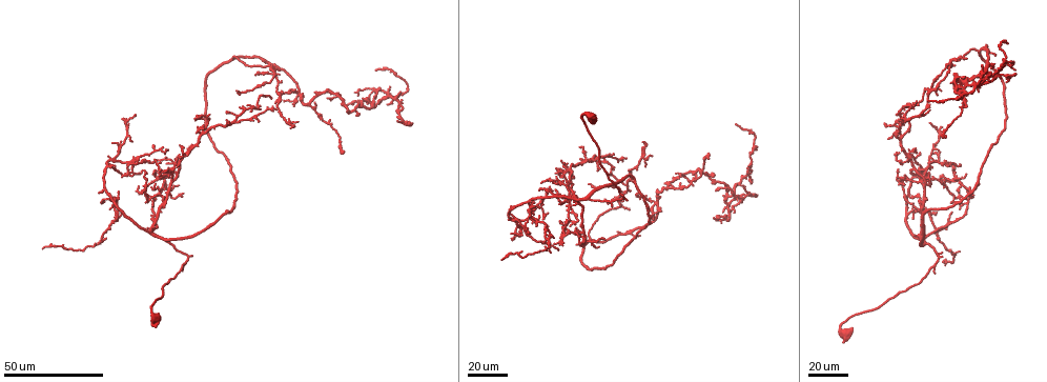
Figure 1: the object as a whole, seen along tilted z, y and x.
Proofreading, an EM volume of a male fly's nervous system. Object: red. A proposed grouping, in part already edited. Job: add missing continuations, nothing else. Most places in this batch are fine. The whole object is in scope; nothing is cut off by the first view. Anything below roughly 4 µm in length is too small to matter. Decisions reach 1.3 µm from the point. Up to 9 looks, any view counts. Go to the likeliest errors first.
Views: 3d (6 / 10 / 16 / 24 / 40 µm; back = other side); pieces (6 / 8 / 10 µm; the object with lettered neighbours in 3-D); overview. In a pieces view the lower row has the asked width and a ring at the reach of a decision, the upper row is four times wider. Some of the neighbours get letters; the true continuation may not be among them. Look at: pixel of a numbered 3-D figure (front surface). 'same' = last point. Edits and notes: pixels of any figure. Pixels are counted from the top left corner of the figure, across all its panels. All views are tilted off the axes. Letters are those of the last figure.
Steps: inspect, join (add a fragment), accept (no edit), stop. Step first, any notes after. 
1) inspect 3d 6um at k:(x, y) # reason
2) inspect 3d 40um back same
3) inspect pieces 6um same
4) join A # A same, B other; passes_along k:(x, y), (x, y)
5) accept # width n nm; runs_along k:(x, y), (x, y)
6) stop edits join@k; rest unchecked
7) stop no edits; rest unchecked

inspect 3d 24um at 1:(396, 121) # tapers out

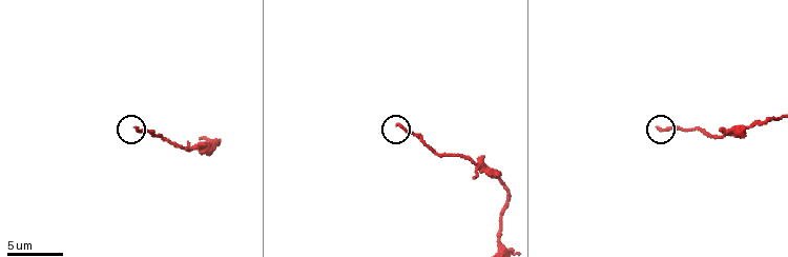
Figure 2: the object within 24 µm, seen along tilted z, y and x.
inspect pieces 6um at 2:(137, 128) # what lies round it

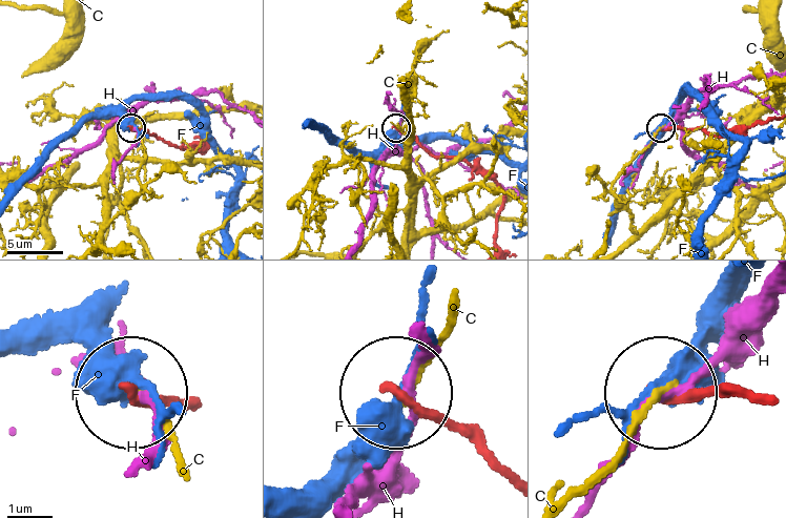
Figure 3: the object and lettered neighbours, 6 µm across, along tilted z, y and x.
accept # C other, F other, H other; runs_along 3:(494, 243), (502, 199), (492, 178), (427, 151), (395, 129); no lettered fragment goes on from it

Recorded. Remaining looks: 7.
inspect 3d 40um at 1:(374, 71) # tapers out

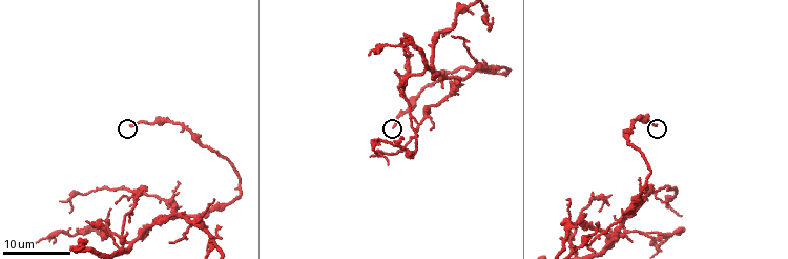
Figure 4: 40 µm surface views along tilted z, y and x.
inspect 3d 10um at 4:(132, 126)

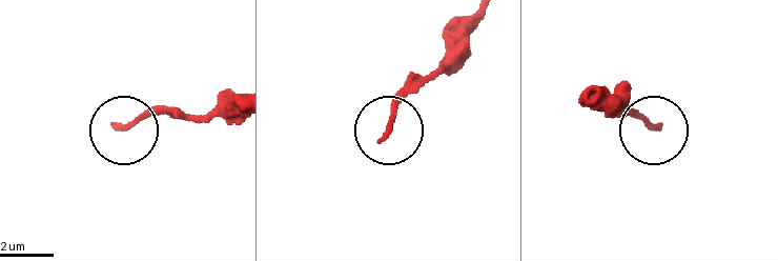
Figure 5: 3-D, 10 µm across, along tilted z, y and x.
inspect pieces 8um at 5:(383, 136) # see the neighbours

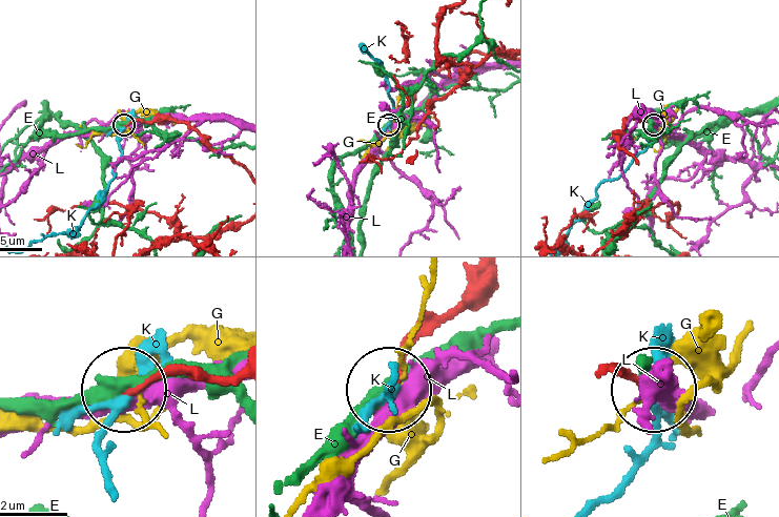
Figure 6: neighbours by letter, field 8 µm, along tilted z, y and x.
accept # E other, G other, K other, L other; no lettered fragment goes on from it

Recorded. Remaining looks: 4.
inspect 3d 24um at 4:(171, 243) # free end

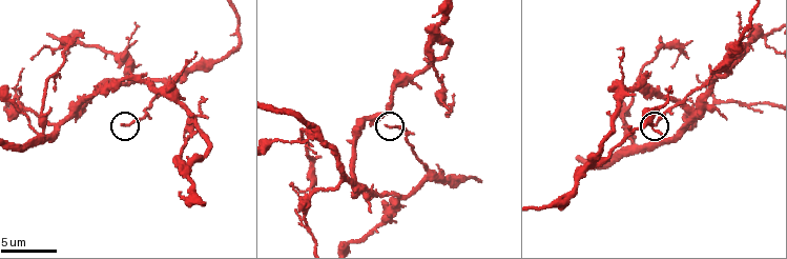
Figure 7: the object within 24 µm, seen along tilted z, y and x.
inspect pieces 10um at 7:(385, 124) # see the neighbours

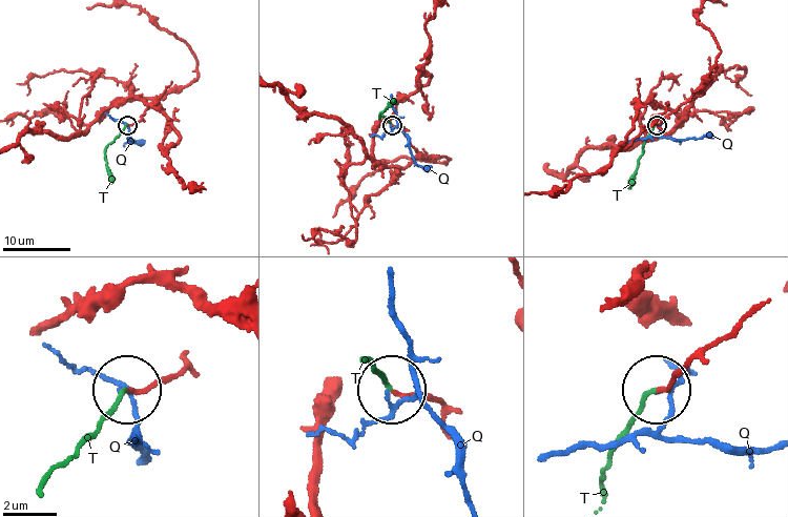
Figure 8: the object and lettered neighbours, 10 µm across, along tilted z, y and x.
join T # Q other, T same; passes_along 8:(185, 363), (142, 389), (122, 392), (53, 471); it goes on there

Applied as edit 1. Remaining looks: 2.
inspect 3d 40um at 1:(545, 244) # thin end

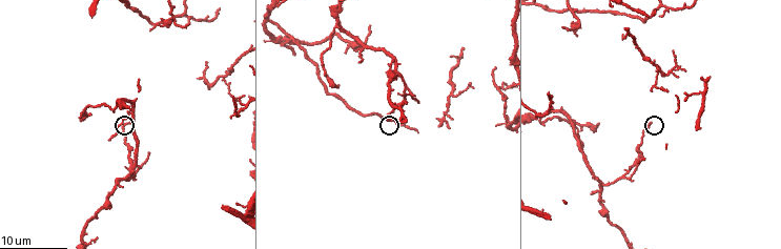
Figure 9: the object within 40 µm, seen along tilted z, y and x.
inspect pieces 10um at 9:(128, 122)

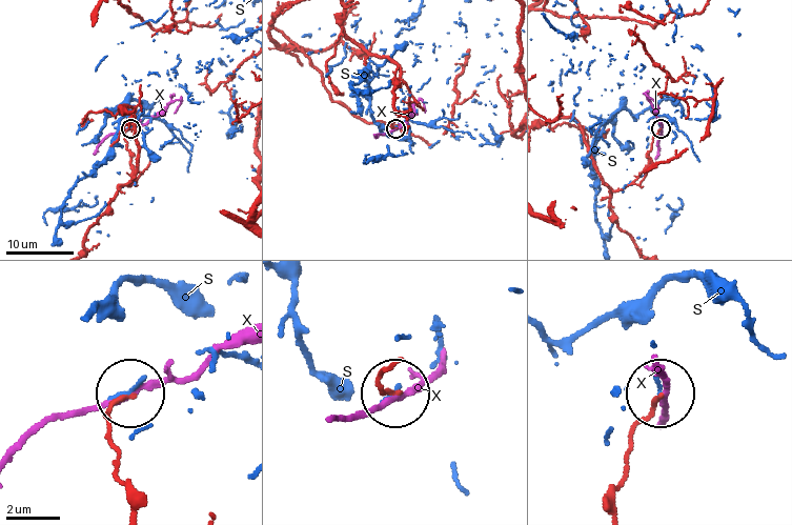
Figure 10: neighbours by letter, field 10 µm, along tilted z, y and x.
accept # S other, X other; runs_along 10:(132, 507), (107, 428), (128, 394); none of them fits

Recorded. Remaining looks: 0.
stop edits join@8; rest unchecked

